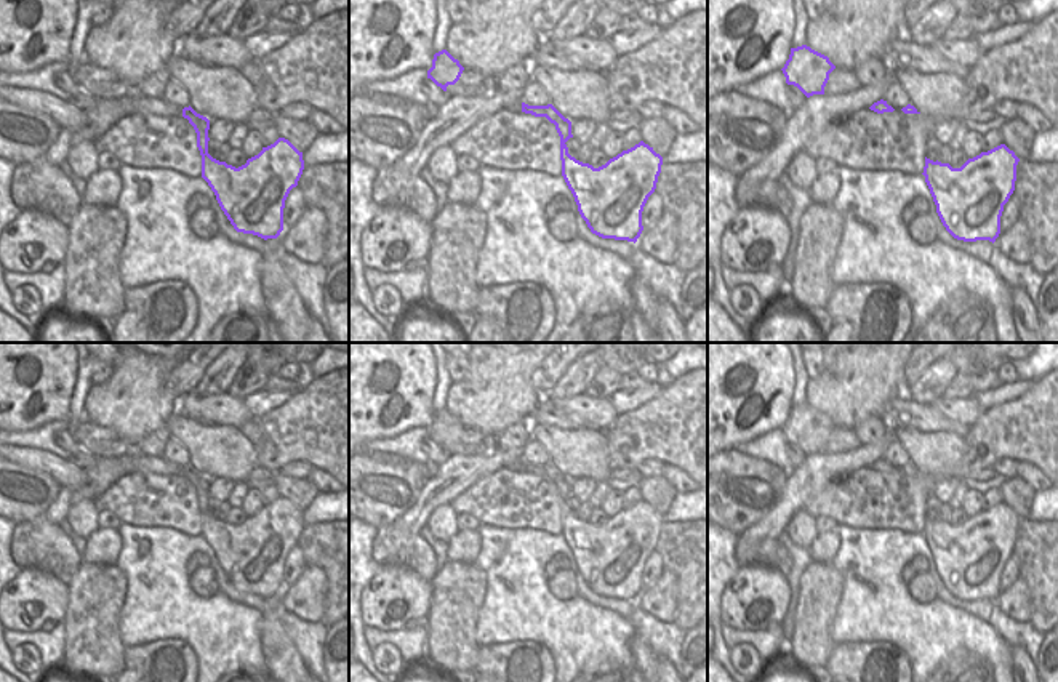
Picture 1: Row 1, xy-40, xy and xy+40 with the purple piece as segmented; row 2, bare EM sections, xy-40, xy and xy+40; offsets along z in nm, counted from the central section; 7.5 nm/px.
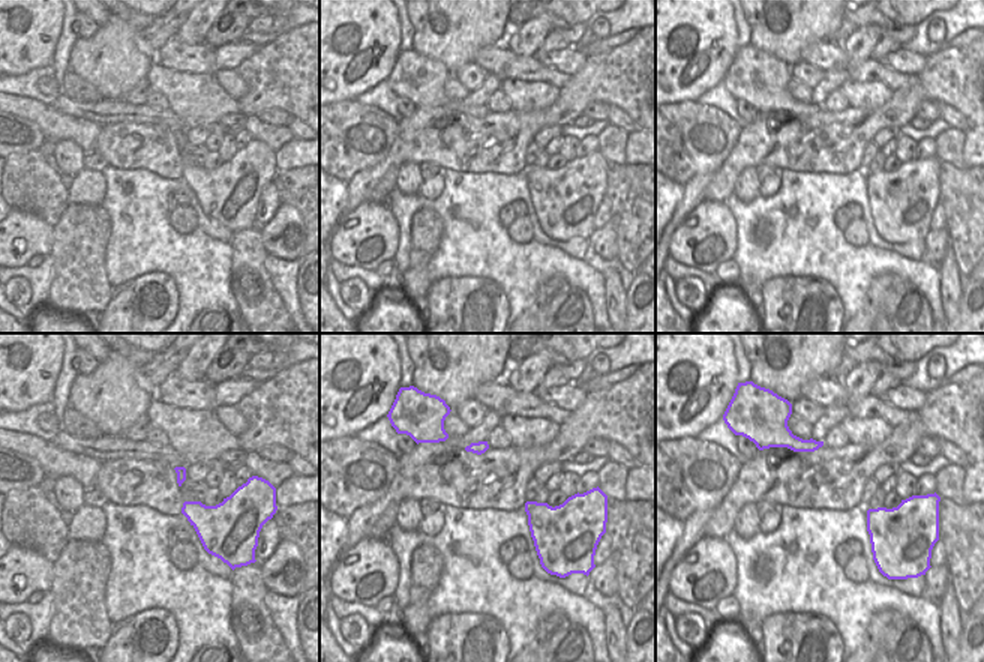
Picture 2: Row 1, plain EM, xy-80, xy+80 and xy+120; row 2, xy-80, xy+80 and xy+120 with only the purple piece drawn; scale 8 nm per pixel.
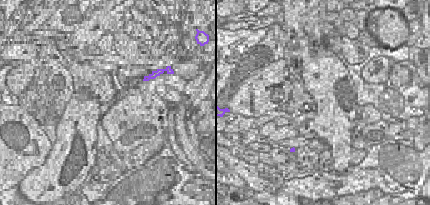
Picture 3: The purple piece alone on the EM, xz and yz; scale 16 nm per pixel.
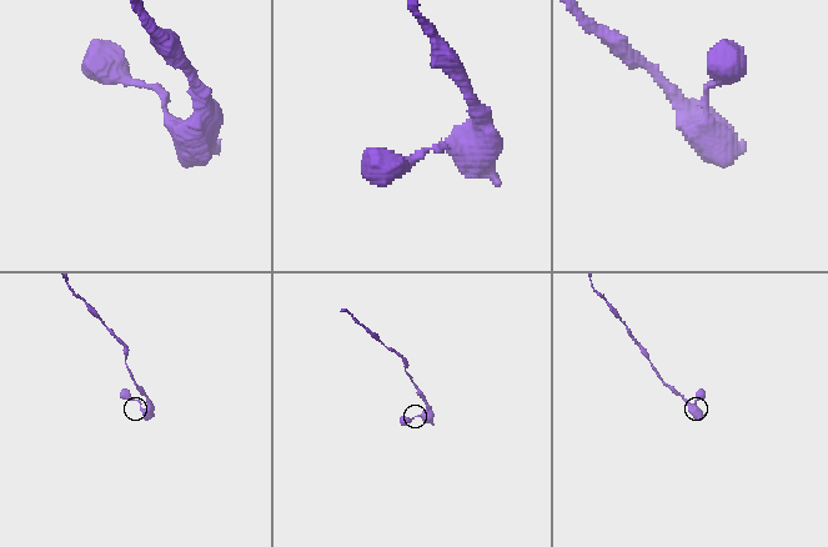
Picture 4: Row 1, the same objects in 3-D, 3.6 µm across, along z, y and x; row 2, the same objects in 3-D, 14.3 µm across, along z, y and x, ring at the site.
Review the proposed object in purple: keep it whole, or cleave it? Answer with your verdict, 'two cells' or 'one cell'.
one cell

